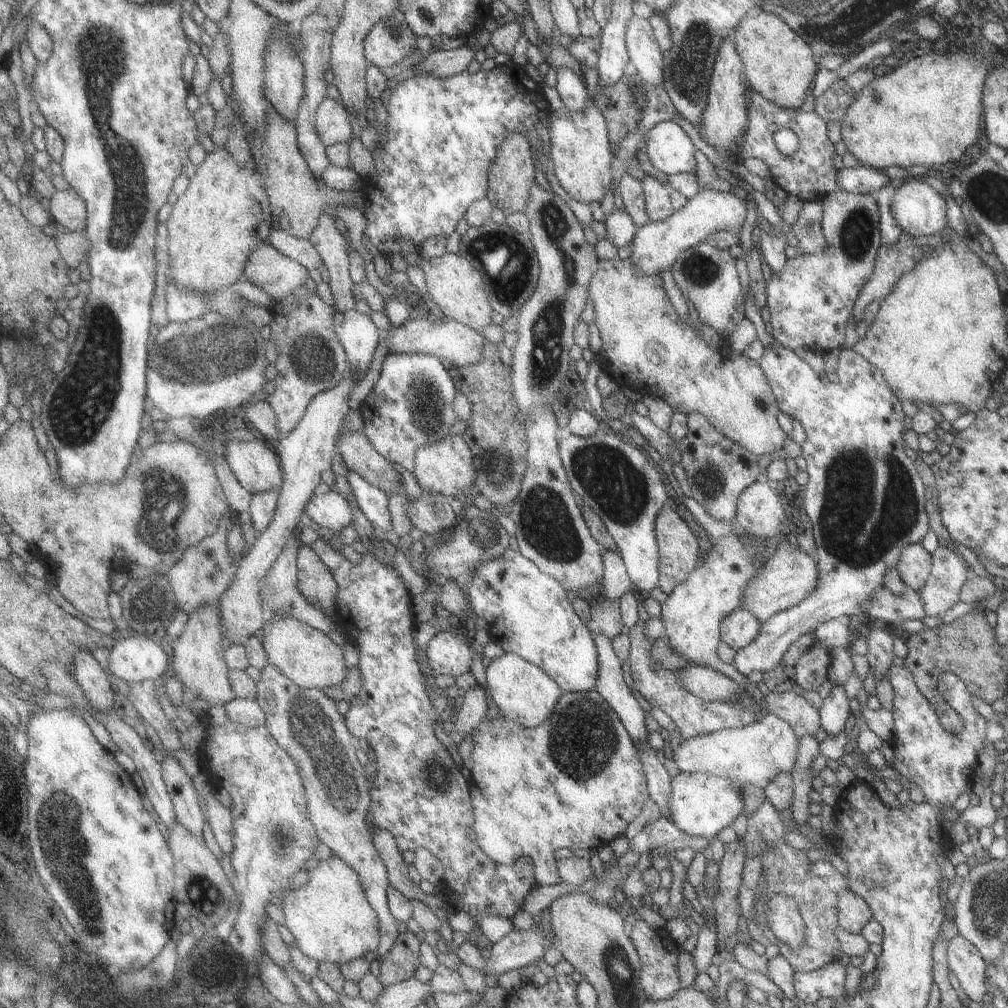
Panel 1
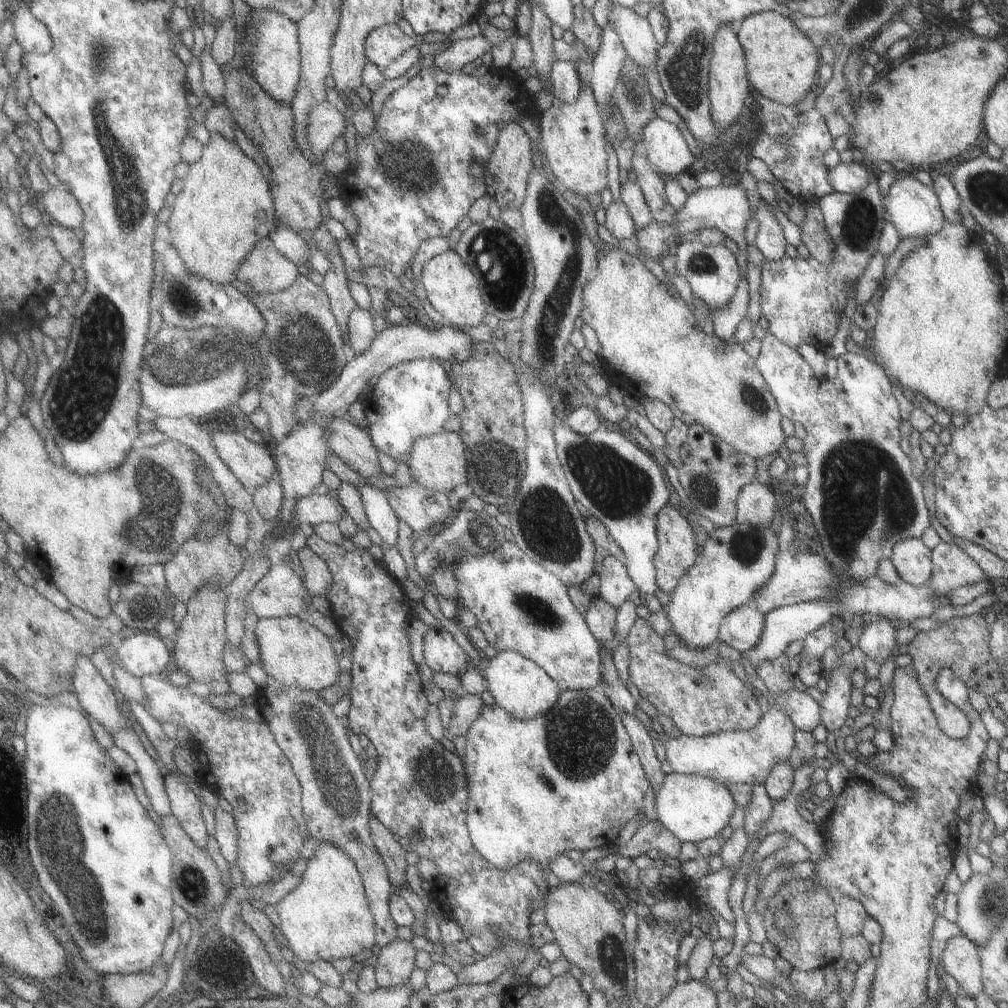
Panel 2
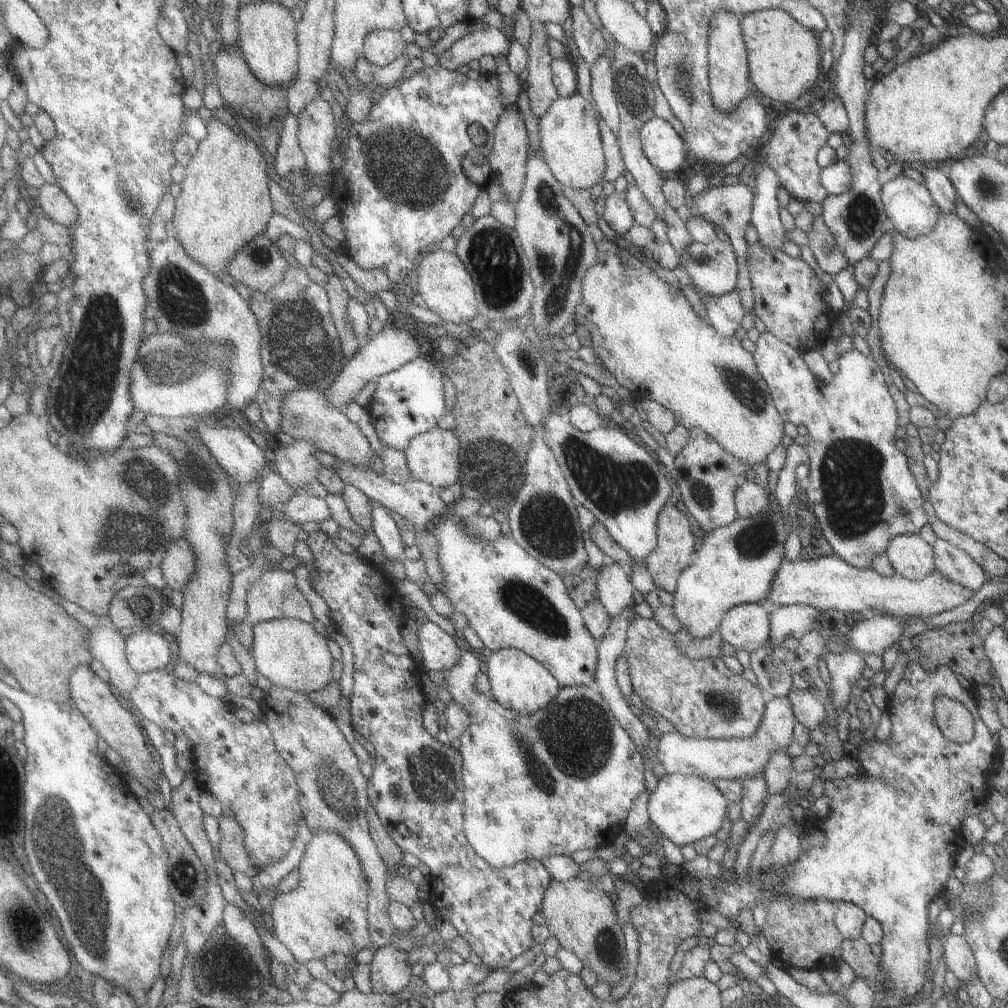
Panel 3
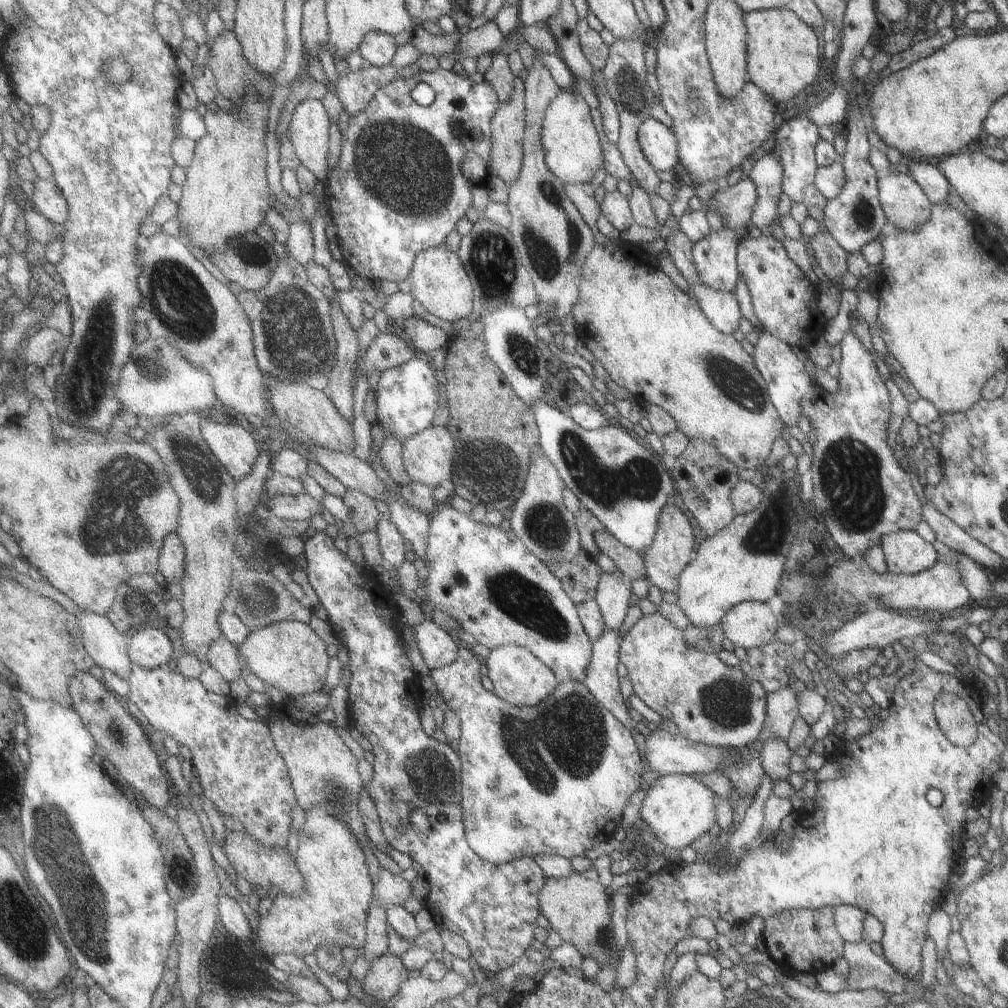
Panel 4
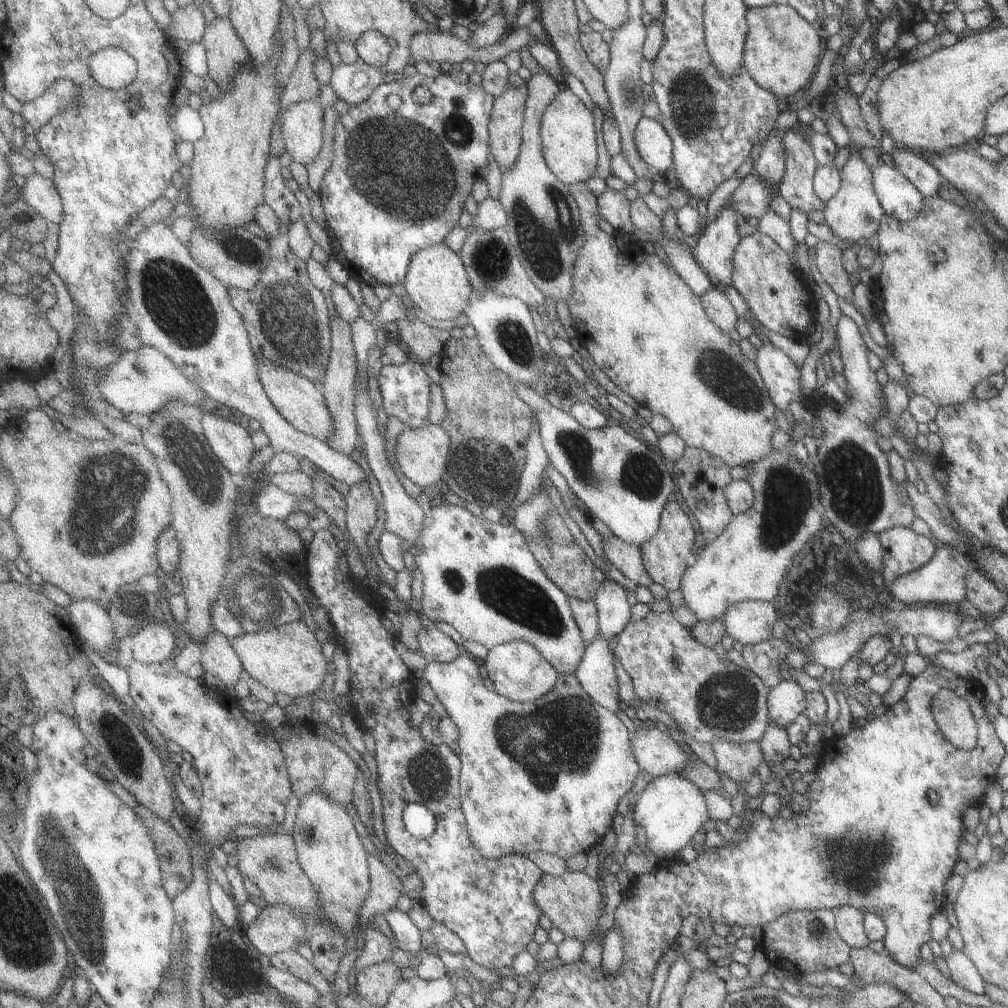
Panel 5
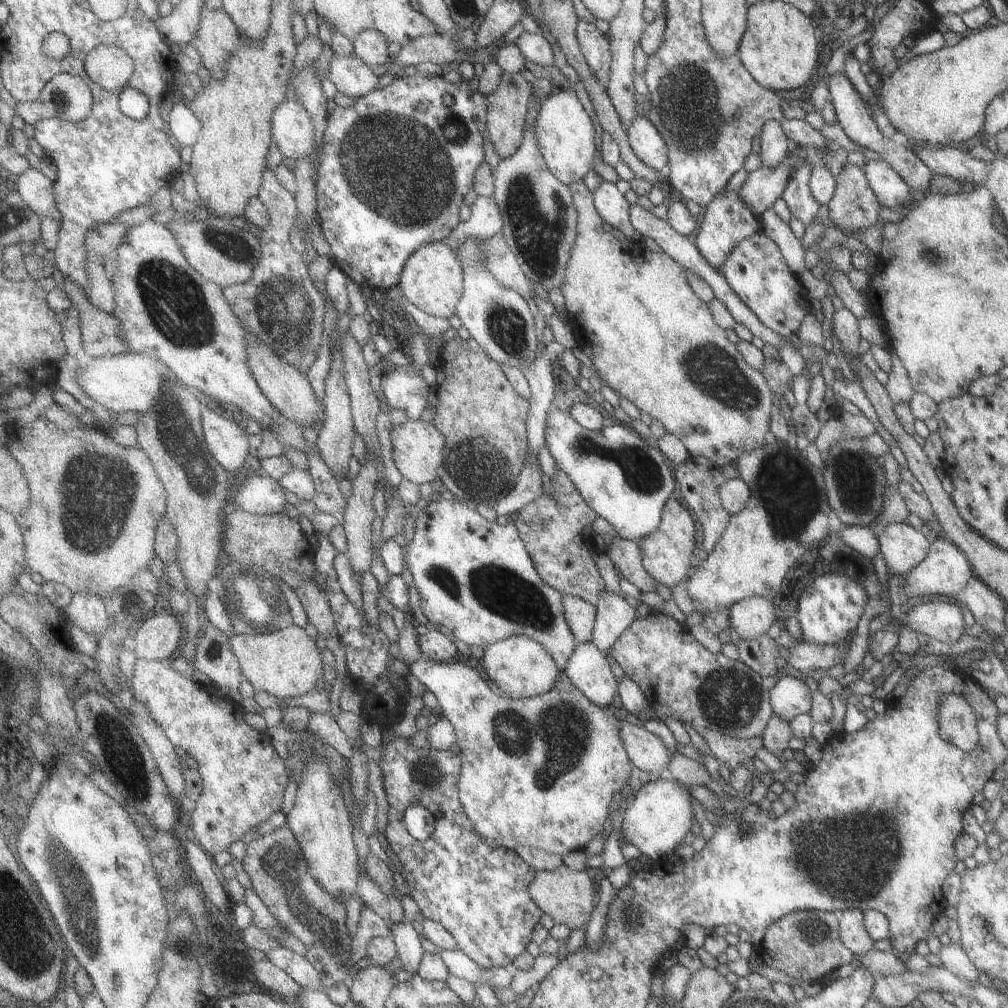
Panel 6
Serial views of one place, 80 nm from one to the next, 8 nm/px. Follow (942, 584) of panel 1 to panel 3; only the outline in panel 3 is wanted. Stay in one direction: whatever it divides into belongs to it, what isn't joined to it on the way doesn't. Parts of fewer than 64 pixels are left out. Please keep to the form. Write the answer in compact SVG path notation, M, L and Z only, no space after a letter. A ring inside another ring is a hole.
M937 539L931 548L933 568L945 580L951 580L974 593L990 578L969 556L955 546Z

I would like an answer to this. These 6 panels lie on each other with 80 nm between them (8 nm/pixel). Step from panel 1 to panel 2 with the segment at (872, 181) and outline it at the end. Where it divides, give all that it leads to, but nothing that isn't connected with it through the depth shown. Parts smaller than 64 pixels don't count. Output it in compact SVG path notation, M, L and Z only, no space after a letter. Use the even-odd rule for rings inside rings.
M856 160L852 163L841 163L827 170L827 182L832 191L837 193L857 192L867 184L867 174L862 164Z

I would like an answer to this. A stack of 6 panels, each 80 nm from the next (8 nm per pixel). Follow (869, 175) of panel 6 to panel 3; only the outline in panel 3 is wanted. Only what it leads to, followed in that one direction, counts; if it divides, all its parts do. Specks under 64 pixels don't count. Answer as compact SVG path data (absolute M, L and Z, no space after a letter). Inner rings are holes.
M901 173L881 185L879 198L883 212L887 216L889 227L899 232L904 238L913 239L927 234L933 228L933 224L937 220L937 214L939 214L935 202L931 200L929 192L925 190L922 184L903 176Z

